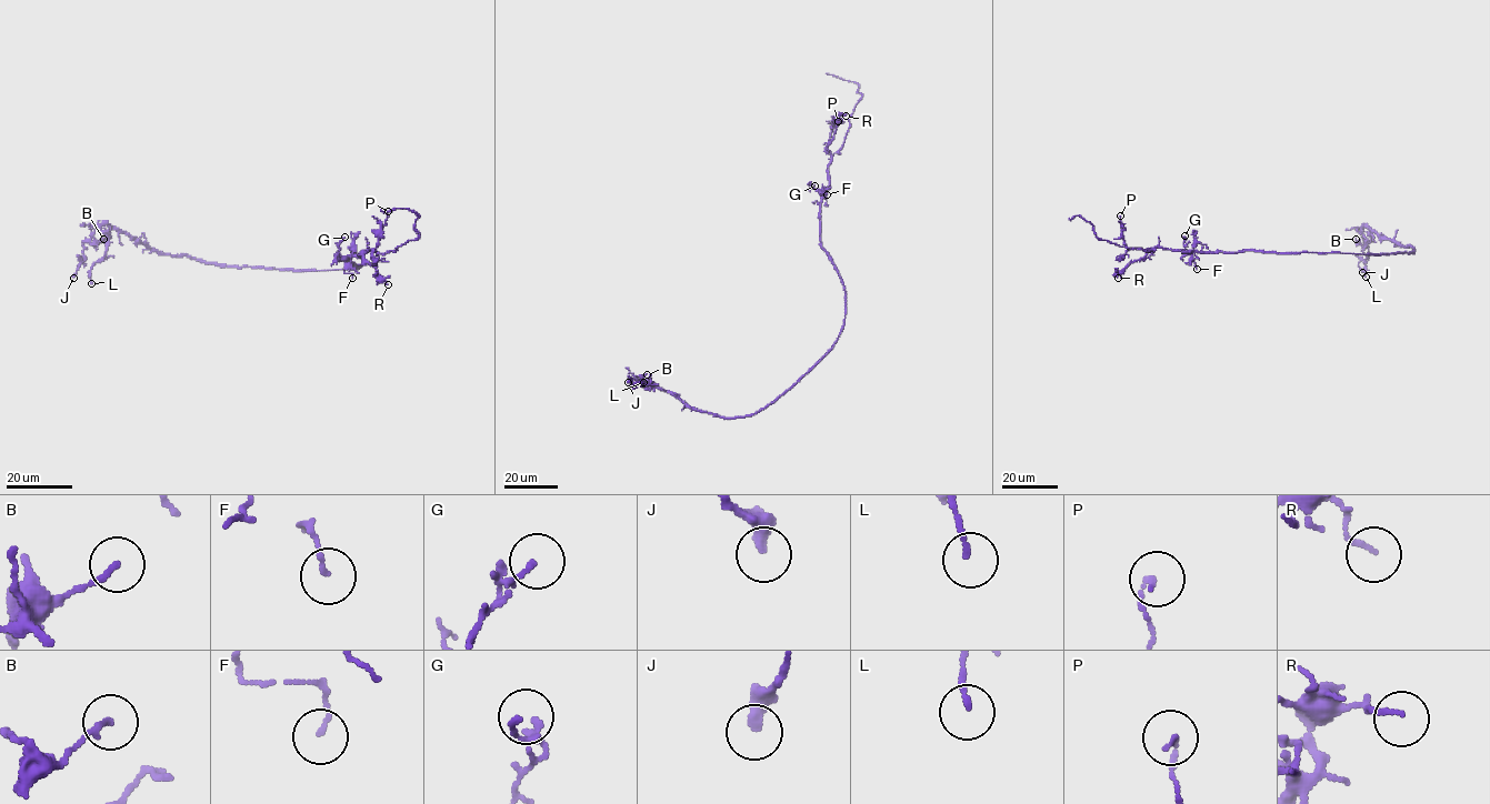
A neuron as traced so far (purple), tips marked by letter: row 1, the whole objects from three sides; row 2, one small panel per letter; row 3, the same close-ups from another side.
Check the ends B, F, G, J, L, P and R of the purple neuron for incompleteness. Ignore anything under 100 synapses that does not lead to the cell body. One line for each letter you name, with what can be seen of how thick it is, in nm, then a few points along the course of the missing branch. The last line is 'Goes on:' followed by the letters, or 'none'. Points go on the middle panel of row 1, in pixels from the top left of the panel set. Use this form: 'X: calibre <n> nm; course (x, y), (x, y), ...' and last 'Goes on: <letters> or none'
Goes on: none

